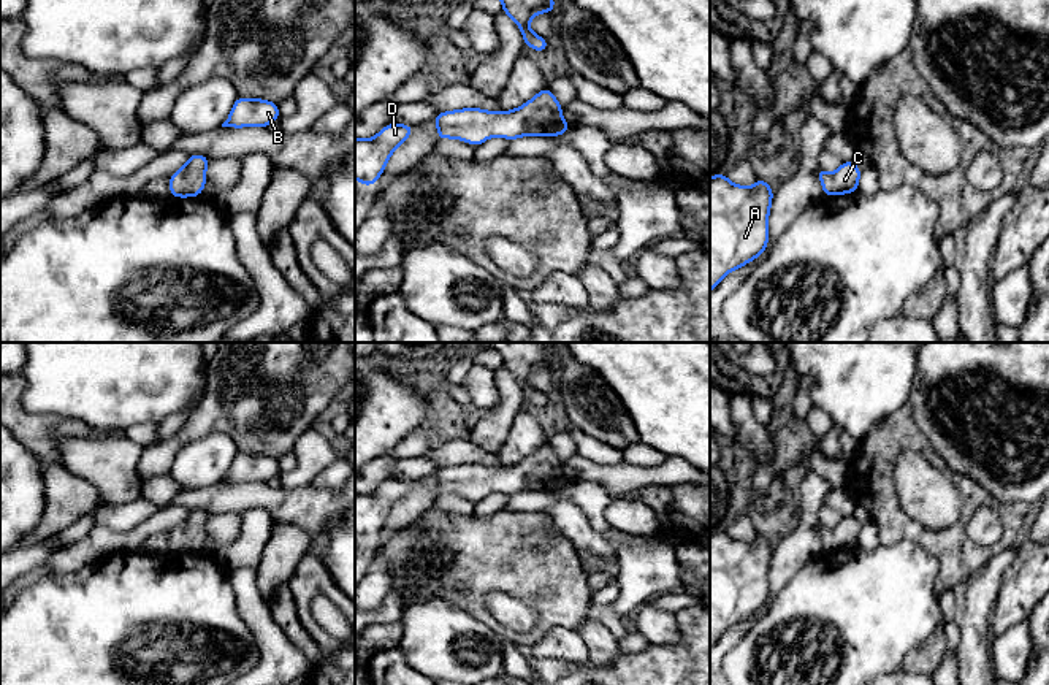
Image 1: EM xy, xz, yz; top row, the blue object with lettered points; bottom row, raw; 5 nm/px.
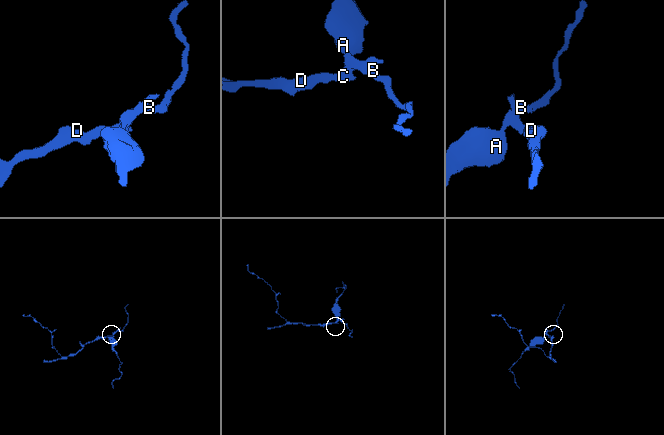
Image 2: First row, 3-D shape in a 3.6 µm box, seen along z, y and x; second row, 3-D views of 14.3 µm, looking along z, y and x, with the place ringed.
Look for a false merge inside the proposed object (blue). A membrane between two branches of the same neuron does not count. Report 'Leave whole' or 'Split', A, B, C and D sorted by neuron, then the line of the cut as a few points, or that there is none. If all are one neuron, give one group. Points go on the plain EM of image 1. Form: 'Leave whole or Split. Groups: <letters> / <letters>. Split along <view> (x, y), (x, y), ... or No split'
Leave whole. Groups: A B C D. No split

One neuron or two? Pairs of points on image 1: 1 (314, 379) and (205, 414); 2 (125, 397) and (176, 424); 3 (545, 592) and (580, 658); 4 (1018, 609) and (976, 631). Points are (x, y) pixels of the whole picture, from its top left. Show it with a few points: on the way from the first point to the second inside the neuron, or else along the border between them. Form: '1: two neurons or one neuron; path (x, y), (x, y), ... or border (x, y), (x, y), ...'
1: one neuron; path (287, 379), (276, 379), (268, 387), (232, 405)
2: two neurons; border (198, 398), (168, 414), (159, 424)
3: two neurons; border (575, 630), (552, 627), (531, 646)
4: two neurons; border (999, 589), (989, 635)

